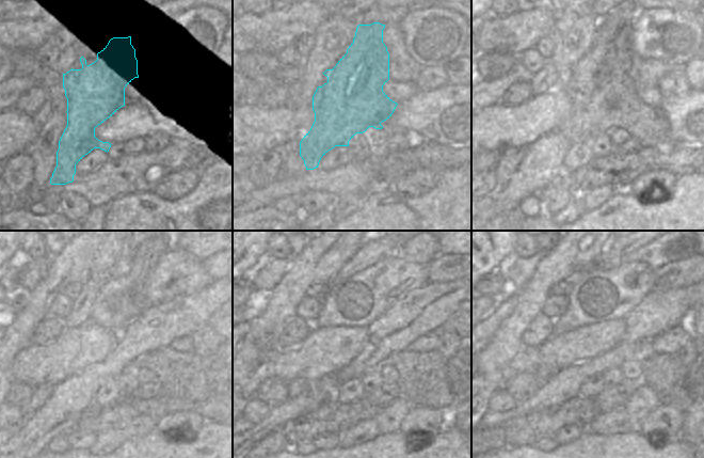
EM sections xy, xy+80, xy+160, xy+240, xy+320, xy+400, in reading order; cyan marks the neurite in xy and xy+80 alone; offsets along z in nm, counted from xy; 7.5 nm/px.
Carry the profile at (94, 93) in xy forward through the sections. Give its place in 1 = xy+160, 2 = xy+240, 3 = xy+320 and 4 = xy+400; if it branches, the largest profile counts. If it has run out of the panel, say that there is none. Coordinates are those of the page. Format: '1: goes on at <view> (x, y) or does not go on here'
1: goes on at xy+160 (604, 95)
2: goes on at xy+240 (181, 374)
3: goes on at xy+320 (421, 375)
4: goes on at xy+400 (664, 373)

